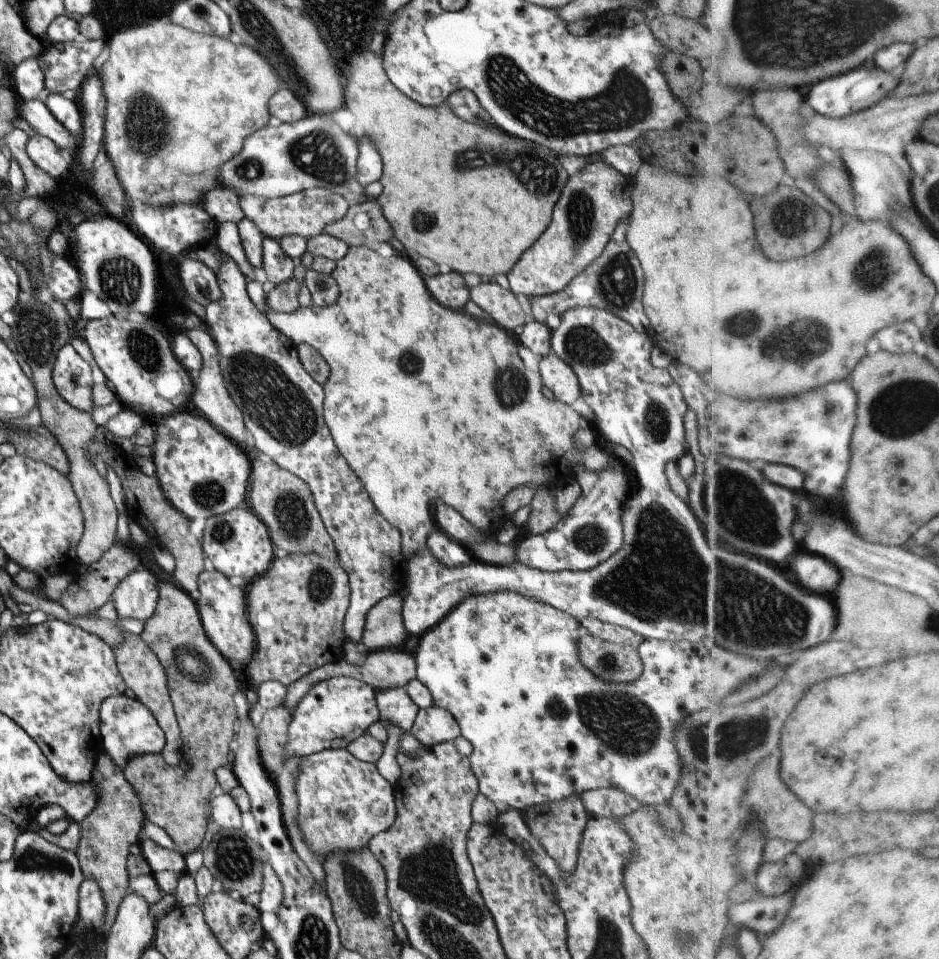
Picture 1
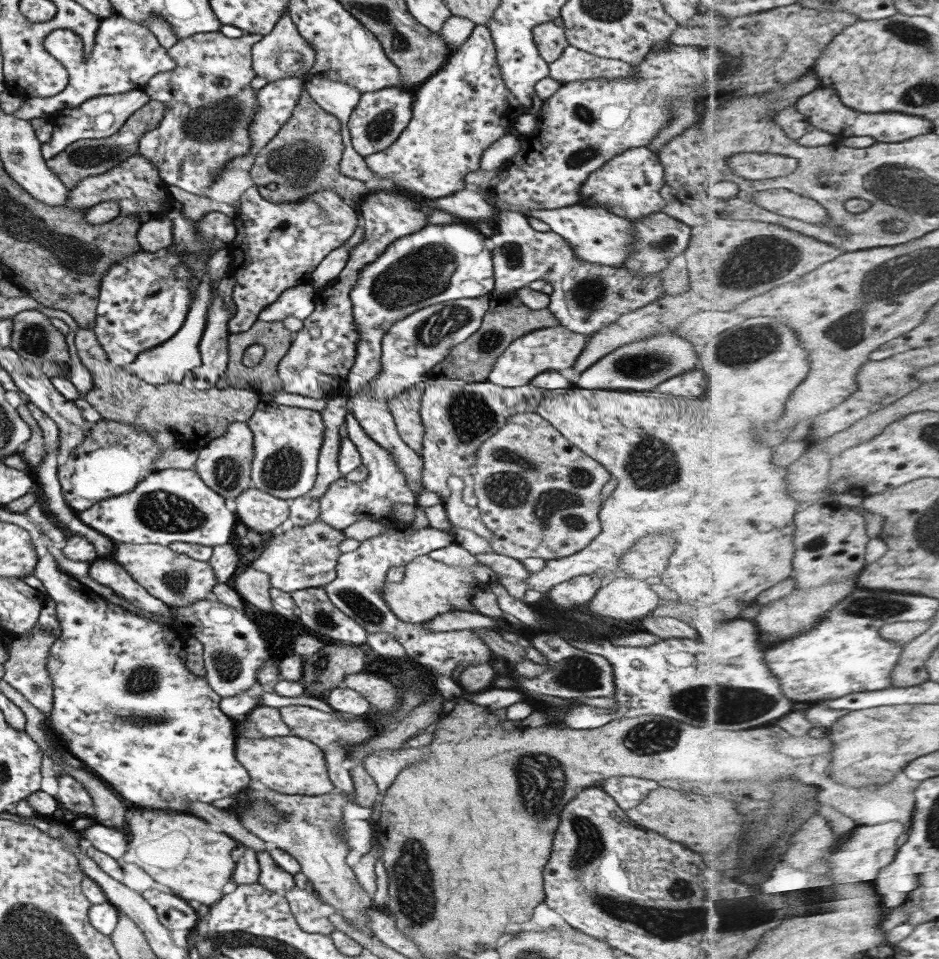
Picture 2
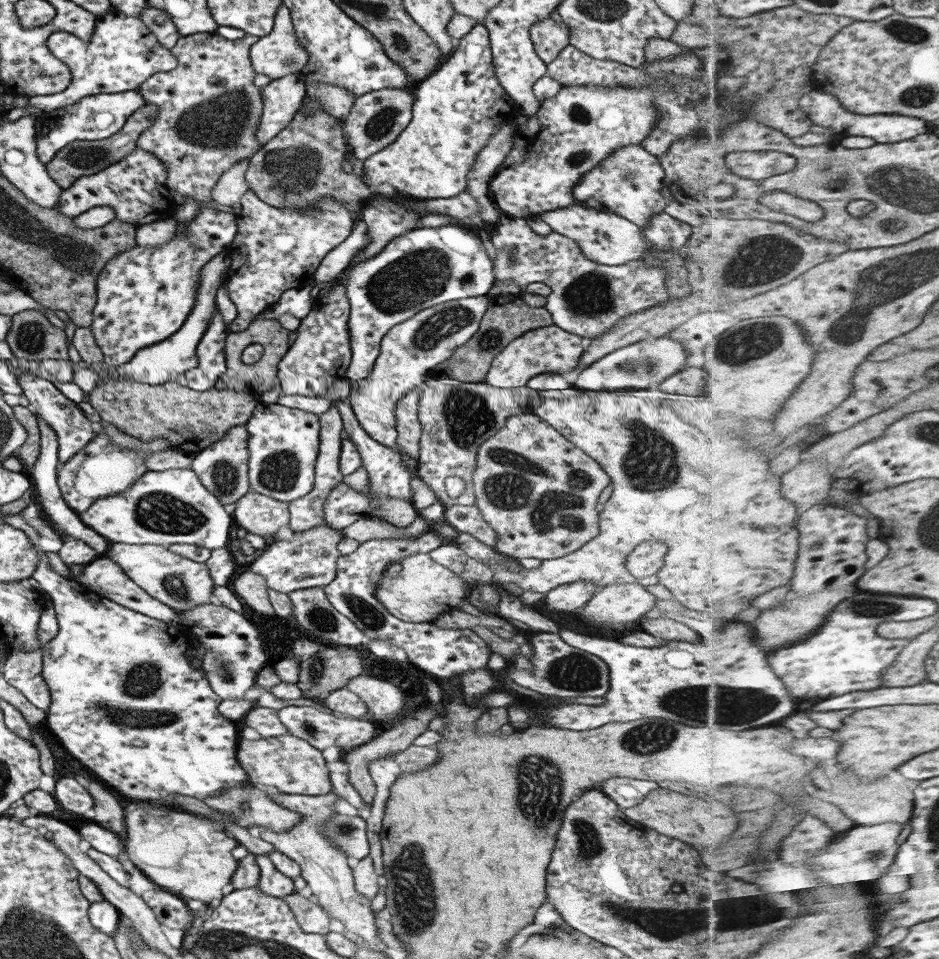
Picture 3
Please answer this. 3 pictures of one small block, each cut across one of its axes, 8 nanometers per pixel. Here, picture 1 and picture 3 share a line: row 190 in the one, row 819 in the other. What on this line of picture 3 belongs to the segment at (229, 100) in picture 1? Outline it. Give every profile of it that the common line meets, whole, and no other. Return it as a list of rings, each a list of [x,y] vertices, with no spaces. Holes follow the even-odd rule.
[[[130,800],[130,804],[124,806],[124,810],[128,834],[122,854],[124,861],[132,863],[156,885],[163,887],[164,890],[167,889],[180,899],[202,901],[208,906],[212,900],[223,898],[222,890],[231,883],[238,868],[238,861],[232,857],[232,850],[239,845],[235,838],[227,835],[213,820],[188,813],[180,808],[166,807],[143,800]]]

